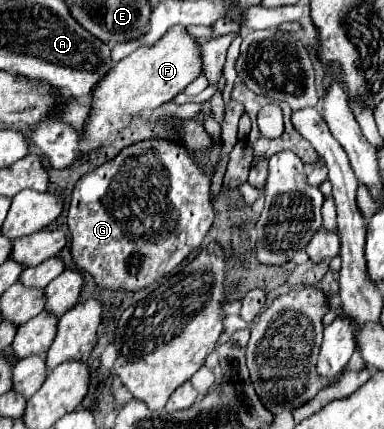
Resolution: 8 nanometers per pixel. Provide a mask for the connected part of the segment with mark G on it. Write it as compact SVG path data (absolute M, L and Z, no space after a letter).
M149 139L125 147L101 167L85 173L73 189L67 225L71 233L71 259L75 267L89 273L99 287L109 291L135 293L153 285L179 267L193 251L197 251L209 233L213 223L209 185L211 179L193 161L185 145L169 139Z

